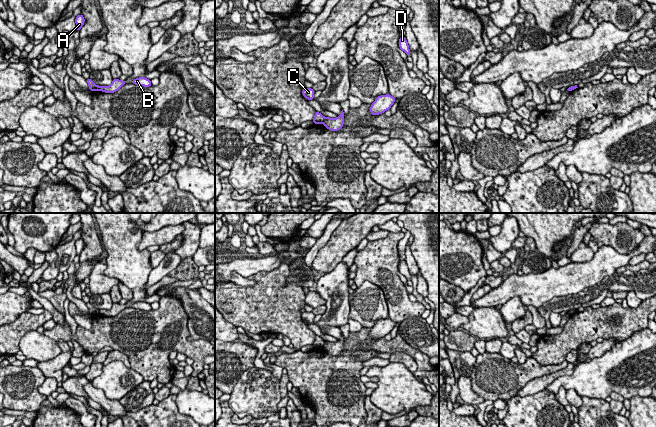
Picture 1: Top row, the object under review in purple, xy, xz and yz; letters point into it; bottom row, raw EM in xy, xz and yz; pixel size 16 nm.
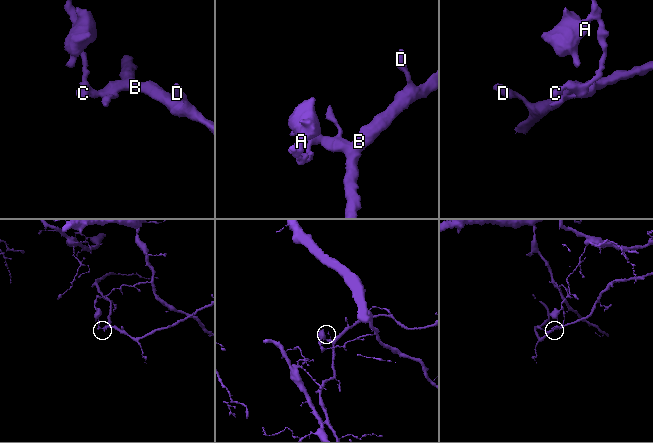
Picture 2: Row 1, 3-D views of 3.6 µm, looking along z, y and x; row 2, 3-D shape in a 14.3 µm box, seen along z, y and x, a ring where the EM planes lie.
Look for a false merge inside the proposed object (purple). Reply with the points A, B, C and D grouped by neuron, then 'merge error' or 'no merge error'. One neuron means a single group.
groups A C / B D; merge error

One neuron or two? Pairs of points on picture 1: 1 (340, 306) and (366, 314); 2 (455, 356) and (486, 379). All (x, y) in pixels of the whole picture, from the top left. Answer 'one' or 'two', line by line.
1: two
2: two

